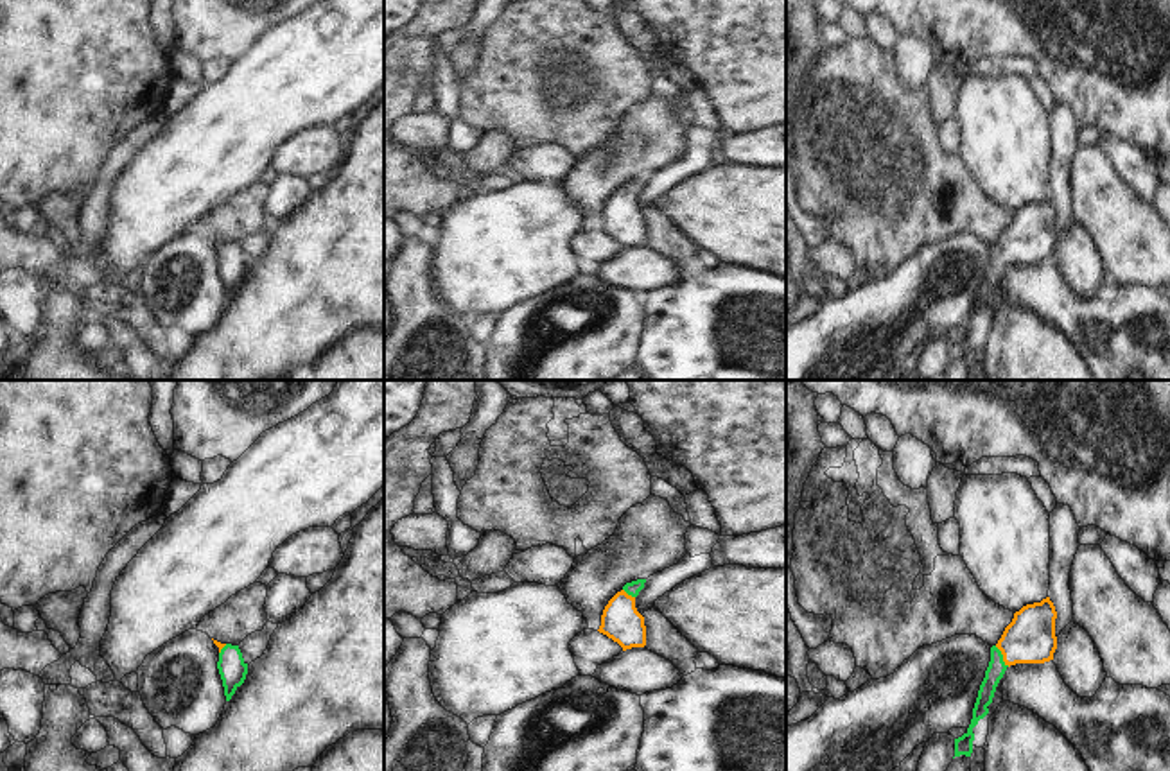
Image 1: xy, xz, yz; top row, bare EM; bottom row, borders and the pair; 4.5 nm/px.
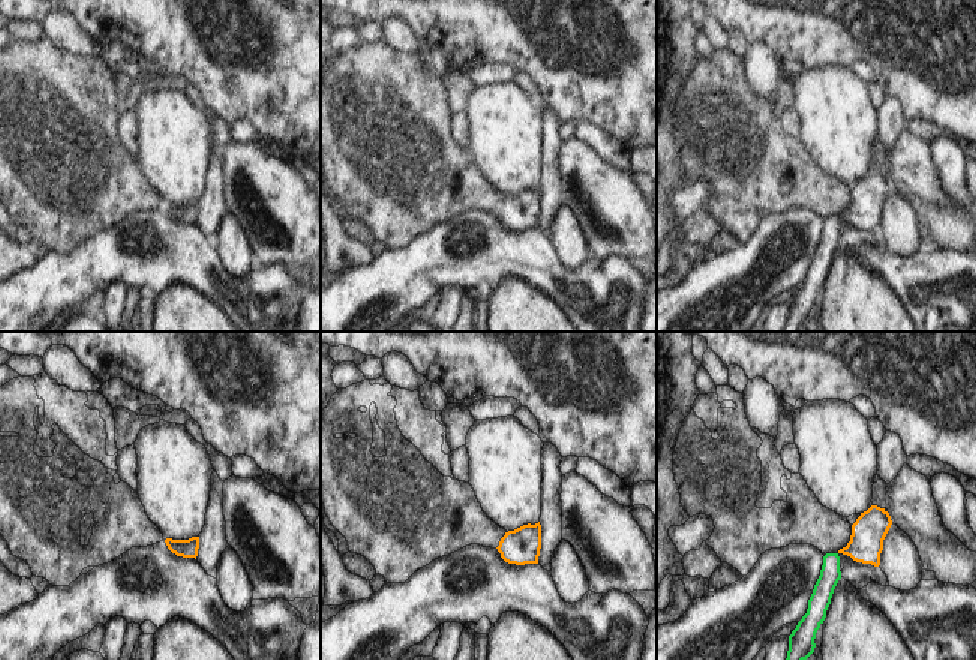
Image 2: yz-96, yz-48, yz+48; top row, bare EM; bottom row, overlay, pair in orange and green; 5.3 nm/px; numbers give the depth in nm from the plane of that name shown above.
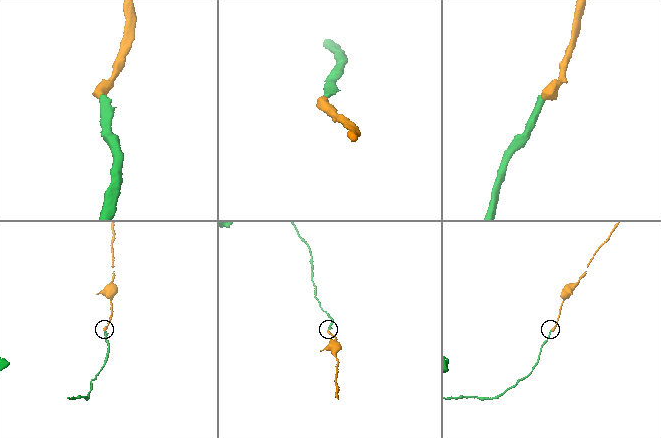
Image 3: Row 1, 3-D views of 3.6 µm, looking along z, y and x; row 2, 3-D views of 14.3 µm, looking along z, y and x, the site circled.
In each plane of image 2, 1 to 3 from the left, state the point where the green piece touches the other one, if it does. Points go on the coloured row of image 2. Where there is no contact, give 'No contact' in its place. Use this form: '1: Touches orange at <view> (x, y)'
1: No contact
2: No contact
3: No contact.

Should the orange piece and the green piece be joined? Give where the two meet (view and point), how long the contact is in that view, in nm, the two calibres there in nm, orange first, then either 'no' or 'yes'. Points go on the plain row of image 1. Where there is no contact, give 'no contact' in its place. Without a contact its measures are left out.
yz (1004, 255) | 120 nm | 220/80 nm | yes

